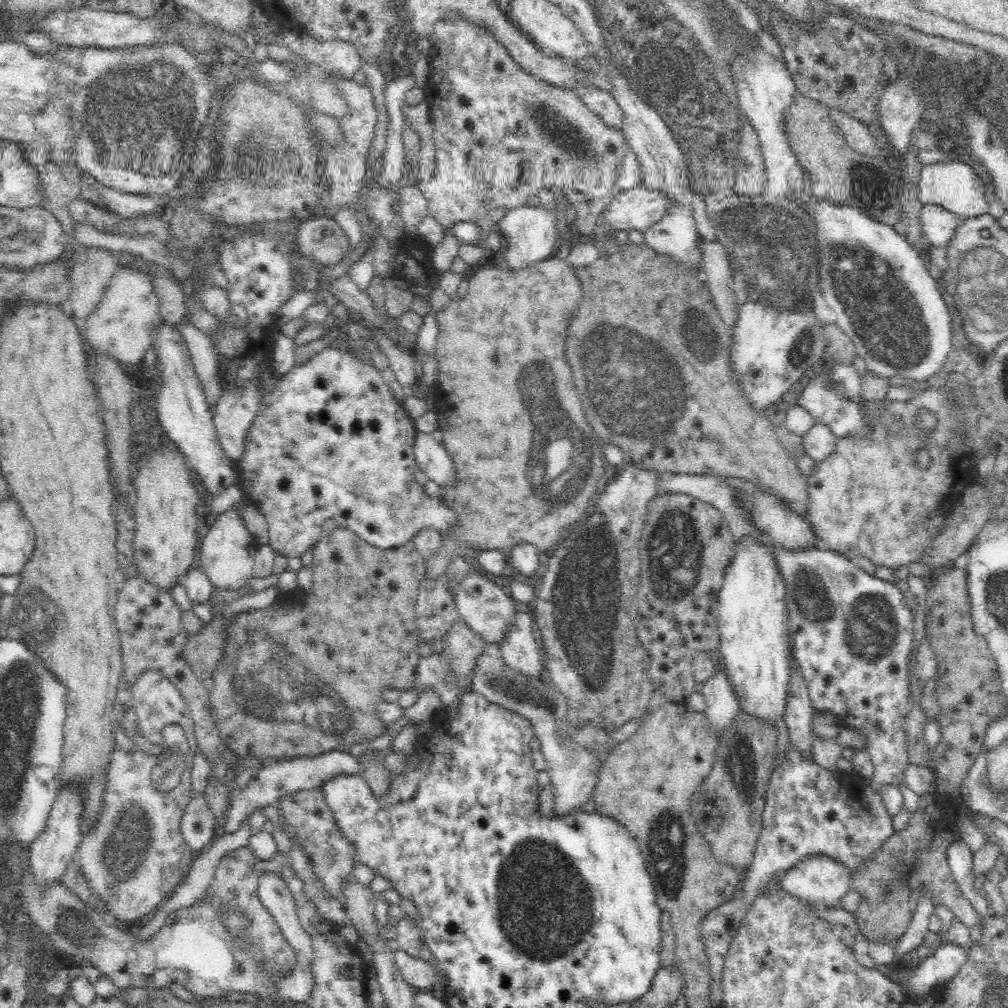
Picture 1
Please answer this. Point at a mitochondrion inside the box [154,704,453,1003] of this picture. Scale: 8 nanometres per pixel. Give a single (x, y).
(239, 946)

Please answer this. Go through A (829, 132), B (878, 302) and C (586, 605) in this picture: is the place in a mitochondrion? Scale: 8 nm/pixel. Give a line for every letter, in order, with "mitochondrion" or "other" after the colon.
A: other
B: mitochondrion
C: mitochondrion

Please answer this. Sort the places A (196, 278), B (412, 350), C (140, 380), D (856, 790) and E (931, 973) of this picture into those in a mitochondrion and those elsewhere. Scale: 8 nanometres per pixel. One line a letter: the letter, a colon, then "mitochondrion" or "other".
A: other
B: other
C: other
D: other
E: other

